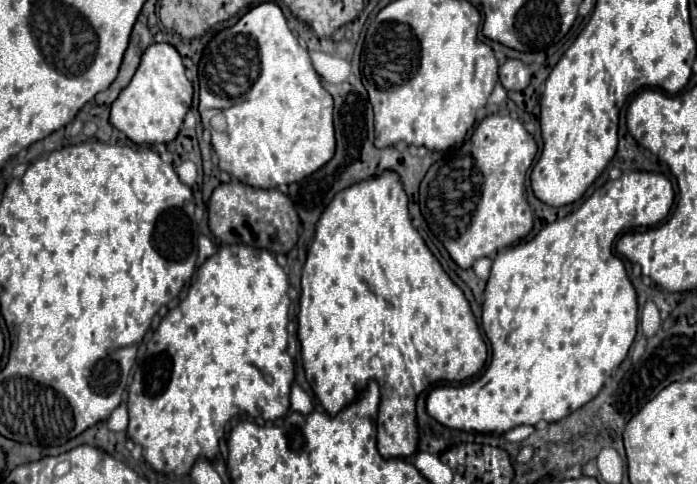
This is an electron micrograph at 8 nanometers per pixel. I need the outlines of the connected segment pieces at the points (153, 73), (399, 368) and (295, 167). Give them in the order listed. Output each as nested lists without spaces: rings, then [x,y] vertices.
[[[150,44],[142,54],[140,66],[130,84],[112,102],[110,124],[136,144],[166,144],[178,136],[190,104],[192,84],[184,74],[184,64],[176,48],[170,44]]]
[[[384,170],[378,174],[378,178],[366,178],[362,182],[356,182],[354,186],[348,186],[346,190],[340,190],[330,200],[330,206],[322,212],[322,218],[316,222],[314,240],[308,248],[308,258],[304,264],[301,277],[301,294],[298,312],[298,340],[302,346],[302,362],[306,370],[306,380],[310,384],[312,378],[312,390],[320,404],[326,408],[328,414],[338,414],[344,406],[354,402],[358,398],[358,392],[374,378],[380,384],[380,412],[376,418],[376,430],[378,430],[378,450],[384,458],[408,458],[418,448],[418,428],[416,428],[416,414],[414,404],[416,396],[430,386],[432,382],[461,383],[474,374],[478,374],[487,359],[487,346],[480,336],[478,324],[474,320],[474,314],[470,310],[470,304],[464,296],[464,292],[450,280],[450,276],[442,270],[440,262],[434,258],[418,230],[412,226],[410,214],[408,214],[408,196],[404,192],[404,184],[400,176],[394,170]]]
[[[260,2],[234,26],[212,36],[198,62],[198,78],[198,110],[202,122],[212,118],[212,108],[220,108],[226,118],[226,132],[210,130],[218,166],[230,176],[236,176],[240,182],[254,188],[276,188],[282,184],[300,182],[334,156],[336,140],[332,126],[332,96],[322,88],[320,76],[310,62],[308,48],[300,46],[276,2]]]

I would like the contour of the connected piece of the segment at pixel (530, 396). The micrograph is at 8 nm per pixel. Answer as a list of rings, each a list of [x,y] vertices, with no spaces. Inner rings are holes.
[[[628,172],[628,174],[622,174],[616,180],[608,180],[604,186],[596,188],[594,194],[576,212],[572,212],[570,216],[564,216],[564,218],[560,218],[552,224],[546,224],[532,240],[520,242],[520,244],[516,244],[508,250],[500,250],[494,258],[492,272],[490,272],[490,278],[486,282],[484,304],[482,304],[482,328],[484,328],[484,332],[490,340],[490,346],[492,346],[492,360],[490,360],[488,368],[484,370],[484,374],[480,378],[476,378],[474,382],[460,384],[460,386],[436,386],[436,388],[432,388],[428,398],[426,398],[428,414],[434,420],[438,420],[440,424],[444,424],[448,428],[454,428],[454,430],[474,430],[474,432],[498,430],[496,434],[504,434],[506,430],[510,430],[514,426],[520,426],[520,424],[532,424],[534,426],[540,420],[546,420],[546,422],[562,420],[570,412],[574,412],[580,406],[584,406],[586,402],[590,402],[600,392],[604,380],[612,374],[612,370],[618,368],[622,364],[622,360],[626,358],[628,348],[634,342],[636,328],[638,328],[636,290],[626,276],[624,264],[614,264],[614,254],[612,254],[614,238],[618,238],[624,230],[636,230],[640,226],[660,224],[670,214],[672,202],[674,202],[674,190],[672,190],[672,184],[666,176],[654,174],[654,172]]]

